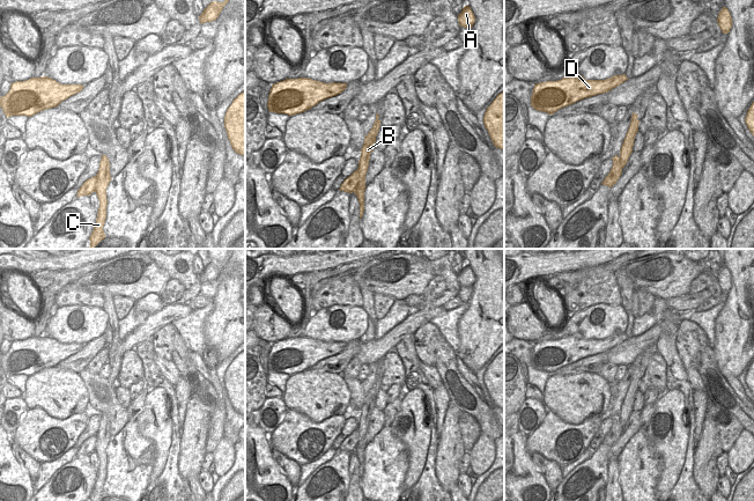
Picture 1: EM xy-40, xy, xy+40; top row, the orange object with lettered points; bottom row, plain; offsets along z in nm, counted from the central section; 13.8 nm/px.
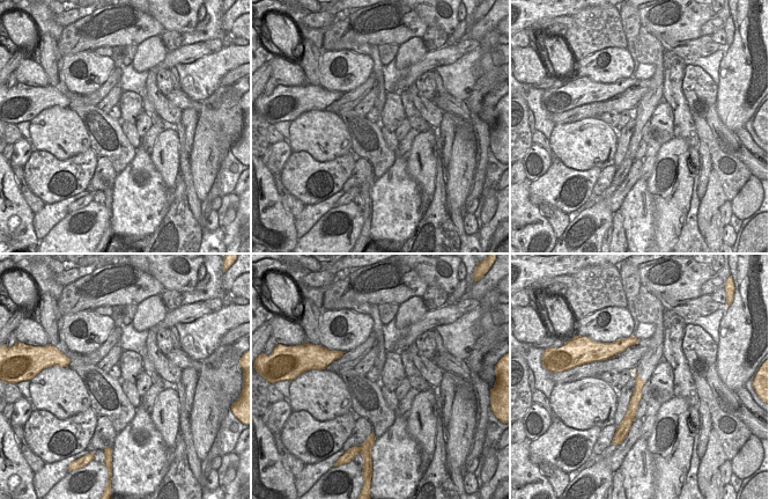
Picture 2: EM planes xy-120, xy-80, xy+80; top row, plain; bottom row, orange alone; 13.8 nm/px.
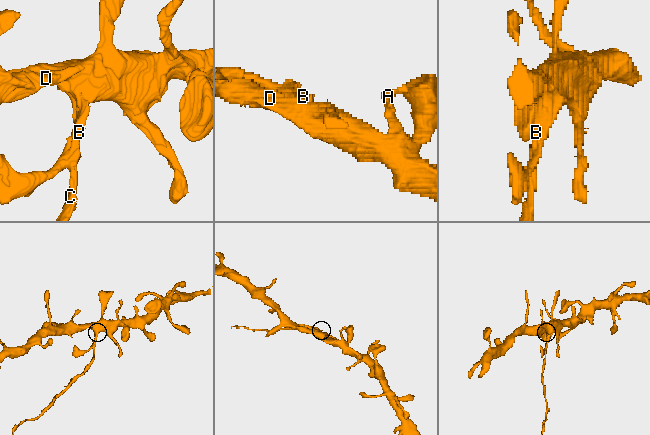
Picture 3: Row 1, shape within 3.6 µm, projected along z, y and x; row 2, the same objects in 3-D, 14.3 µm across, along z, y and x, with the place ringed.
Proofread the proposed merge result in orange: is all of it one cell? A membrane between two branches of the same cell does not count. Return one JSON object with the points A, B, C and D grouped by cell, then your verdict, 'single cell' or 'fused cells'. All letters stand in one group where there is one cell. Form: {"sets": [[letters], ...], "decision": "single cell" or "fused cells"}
{"sets": [["A", "B", "D"], ["C"]], "decision": "fused cells"}

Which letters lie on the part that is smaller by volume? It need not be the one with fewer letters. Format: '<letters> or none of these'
C

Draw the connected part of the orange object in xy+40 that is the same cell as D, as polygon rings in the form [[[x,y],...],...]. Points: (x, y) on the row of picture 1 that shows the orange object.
[[[576,74],[557,81],[535,83],[531,105],[537,111],[553,115],[581,100],[608,93],[627,80],[626,74],[614,75],[606,80],[585,80],[581,74]]]

